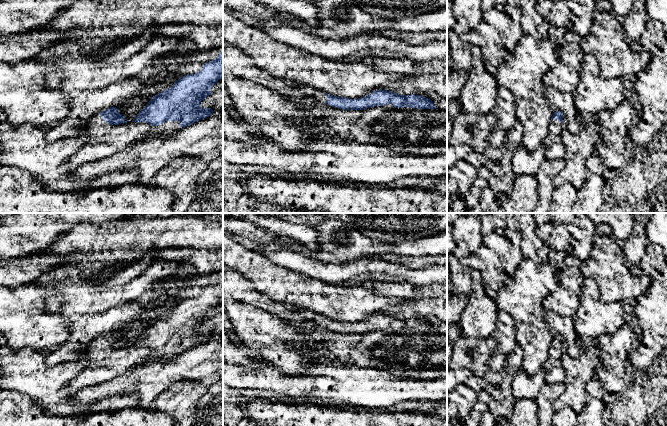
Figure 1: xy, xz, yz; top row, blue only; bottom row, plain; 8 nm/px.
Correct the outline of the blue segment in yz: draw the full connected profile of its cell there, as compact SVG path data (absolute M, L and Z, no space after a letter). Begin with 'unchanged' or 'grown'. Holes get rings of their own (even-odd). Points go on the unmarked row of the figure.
grown | M561 335L553 337L550 347L550 354L547 362L543 365L546 372L546 383L556 384L562 383L565 378L565 370L561 363L561 356L564 353L563 340Z

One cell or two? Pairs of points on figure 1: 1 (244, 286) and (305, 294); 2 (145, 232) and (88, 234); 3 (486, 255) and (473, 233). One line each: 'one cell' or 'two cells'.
1: two cells
2: one cell
3: two cells

